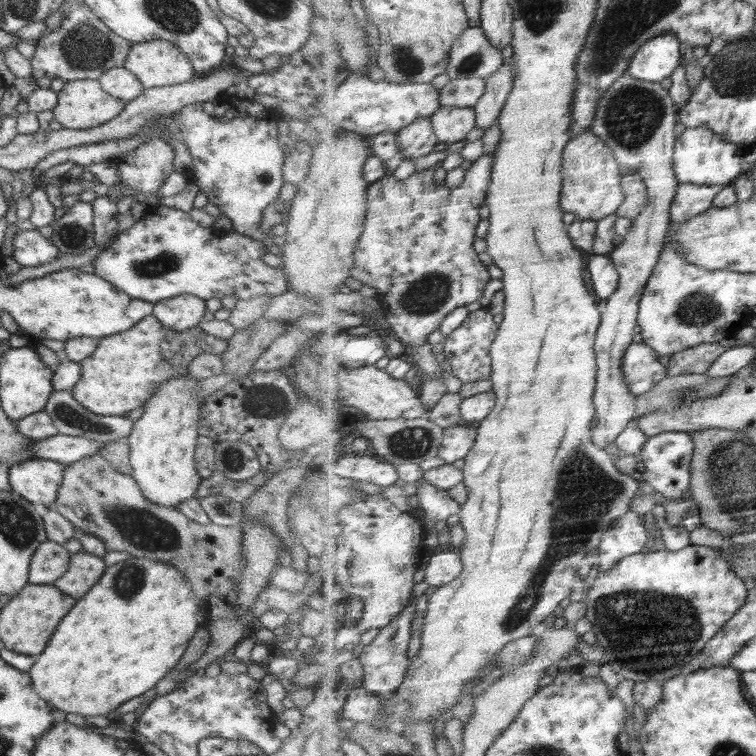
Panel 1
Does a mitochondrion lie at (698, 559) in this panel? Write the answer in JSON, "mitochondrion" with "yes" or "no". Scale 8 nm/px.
{"mitochondrion":"no"}

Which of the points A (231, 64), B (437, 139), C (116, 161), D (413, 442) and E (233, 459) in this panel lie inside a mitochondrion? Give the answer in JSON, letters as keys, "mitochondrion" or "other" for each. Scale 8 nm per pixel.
{"A":"other","B":"other","C":"other","D":"mitochondrion","E":"mitochondrion"}

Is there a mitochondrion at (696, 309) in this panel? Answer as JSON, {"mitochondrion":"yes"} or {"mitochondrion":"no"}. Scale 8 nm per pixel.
{"mitochondrion":"yes"}

